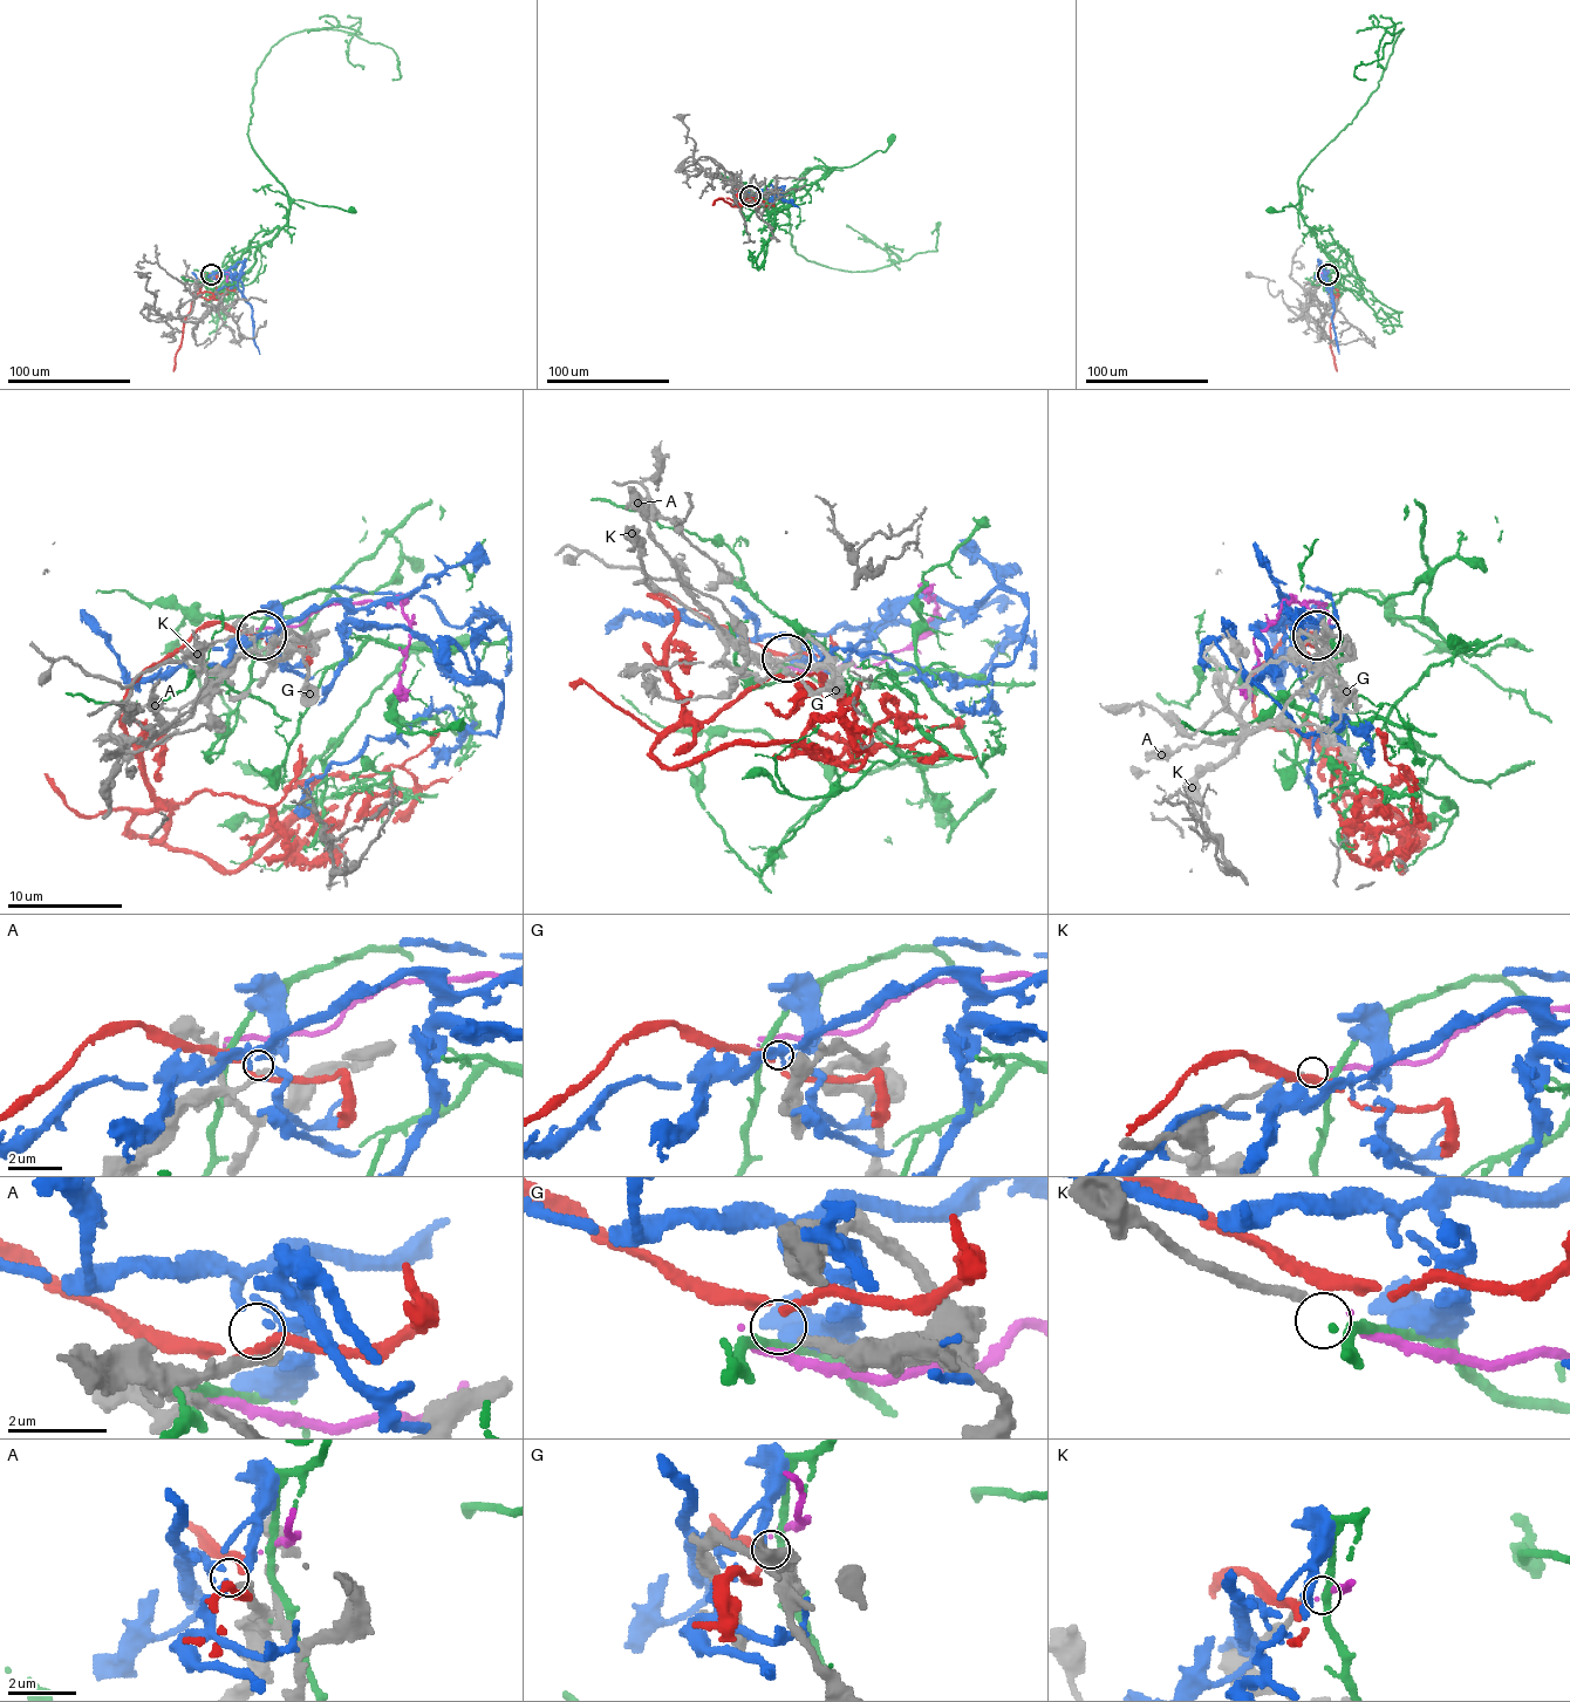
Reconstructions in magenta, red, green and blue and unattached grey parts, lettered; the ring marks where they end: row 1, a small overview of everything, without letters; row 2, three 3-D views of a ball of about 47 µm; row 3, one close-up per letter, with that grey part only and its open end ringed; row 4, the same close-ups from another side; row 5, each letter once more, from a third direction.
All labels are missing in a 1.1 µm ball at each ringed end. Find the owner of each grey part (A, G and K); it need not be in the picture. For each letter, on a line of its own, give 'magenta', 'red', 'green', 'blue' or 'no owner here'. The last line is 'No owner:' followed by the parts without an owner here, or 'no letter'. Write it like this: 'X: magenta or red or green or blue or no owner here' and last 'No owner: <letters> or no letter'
A: blue
G: red
K: magenta
No owner: no letter

